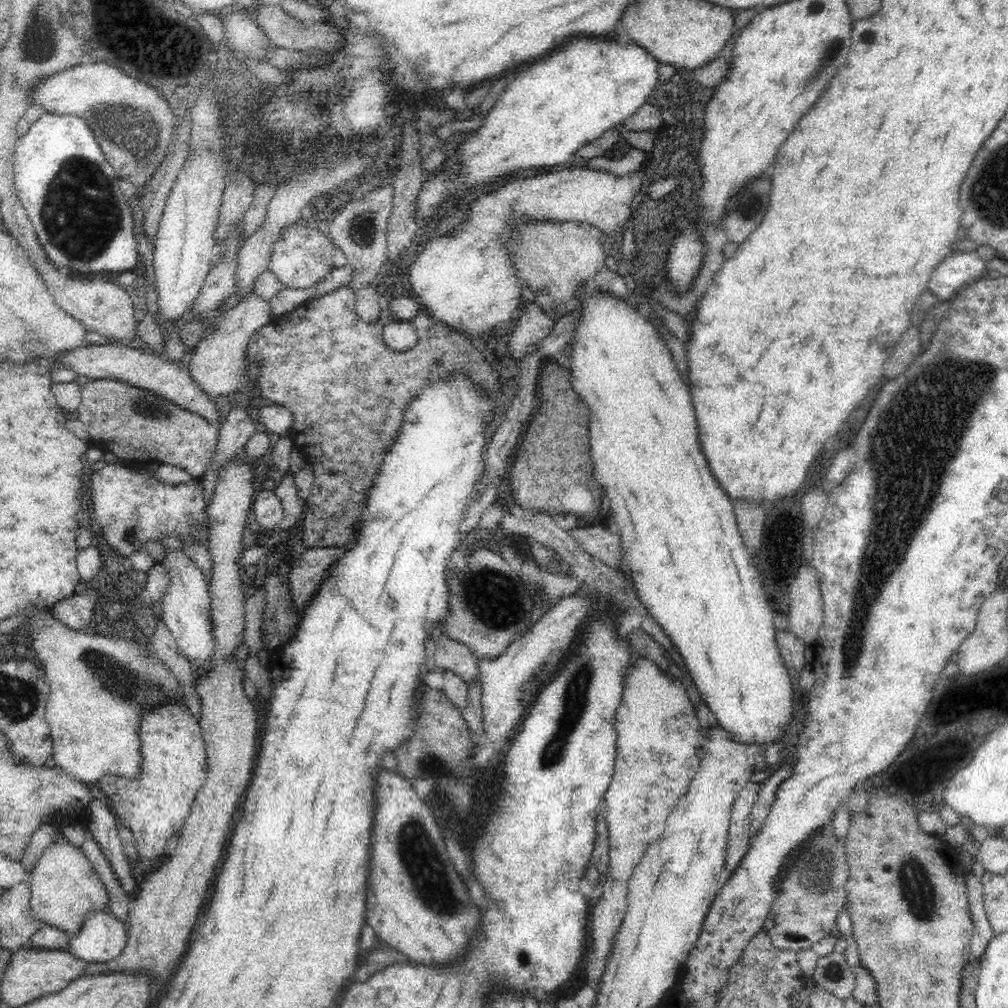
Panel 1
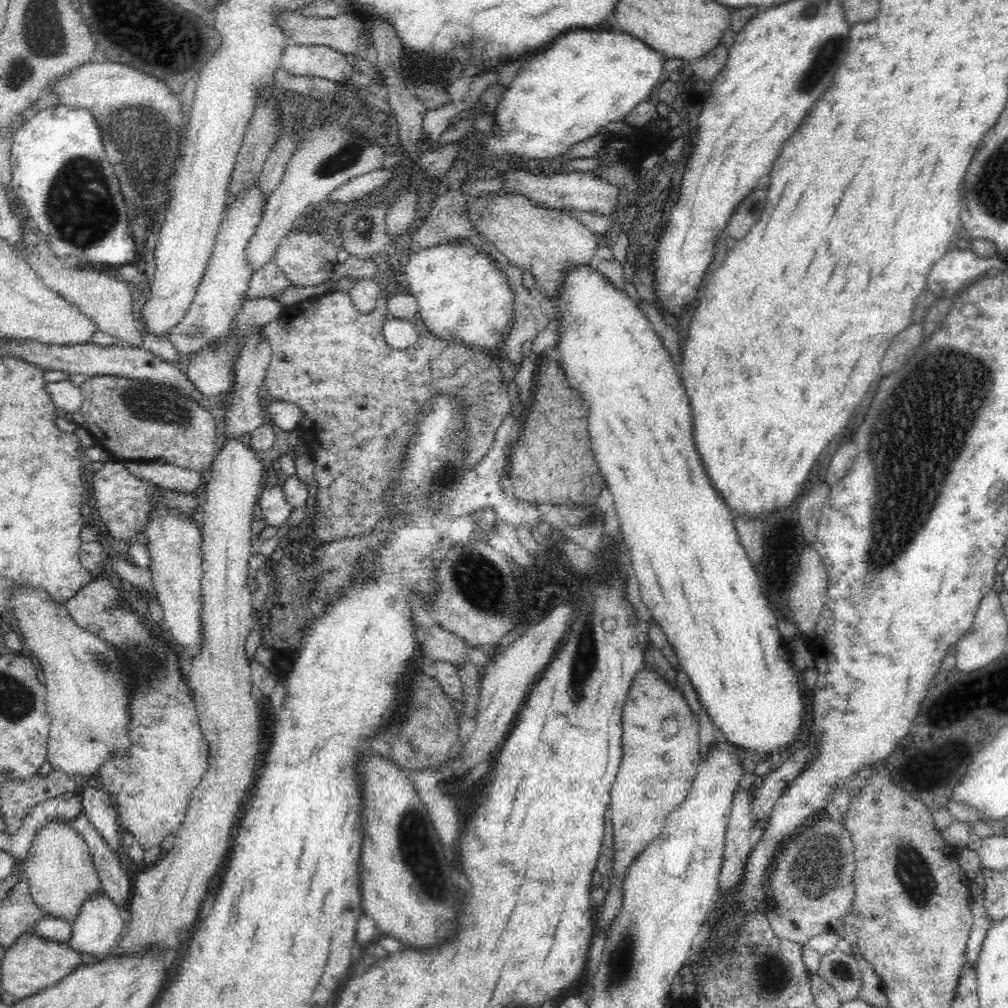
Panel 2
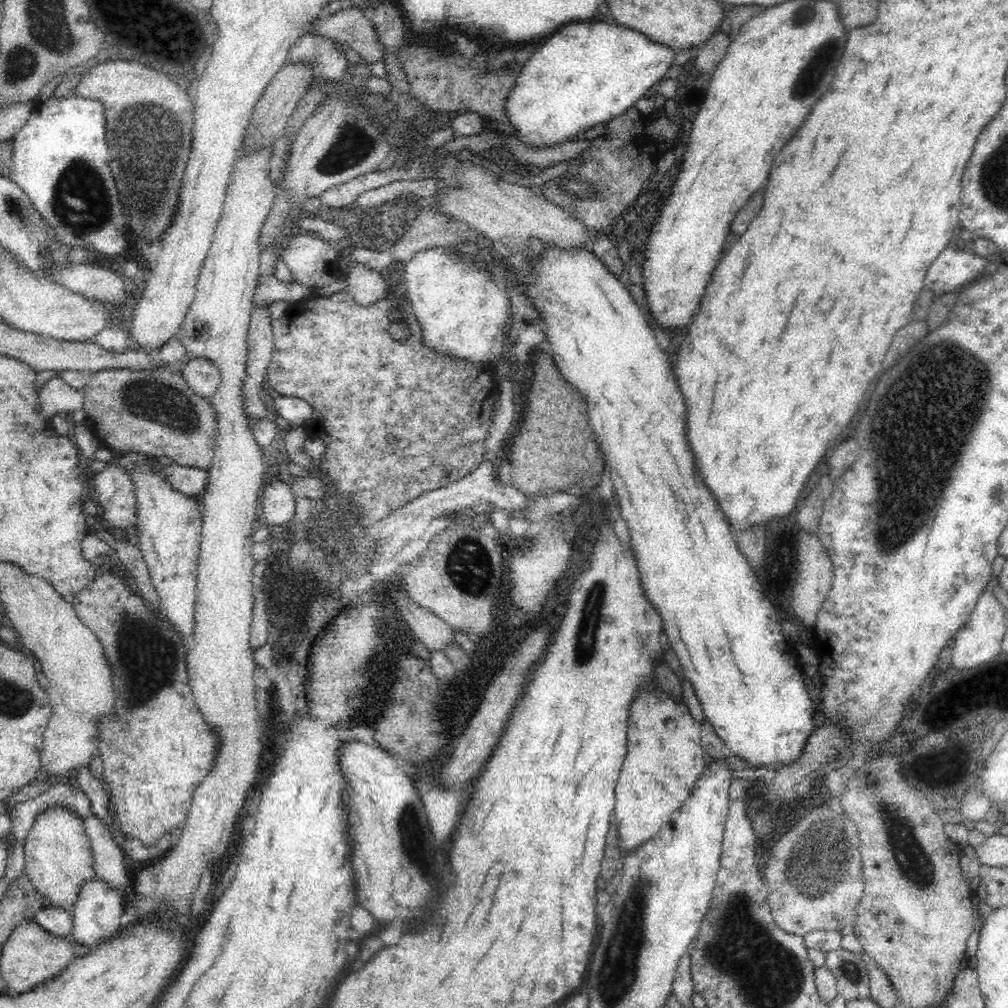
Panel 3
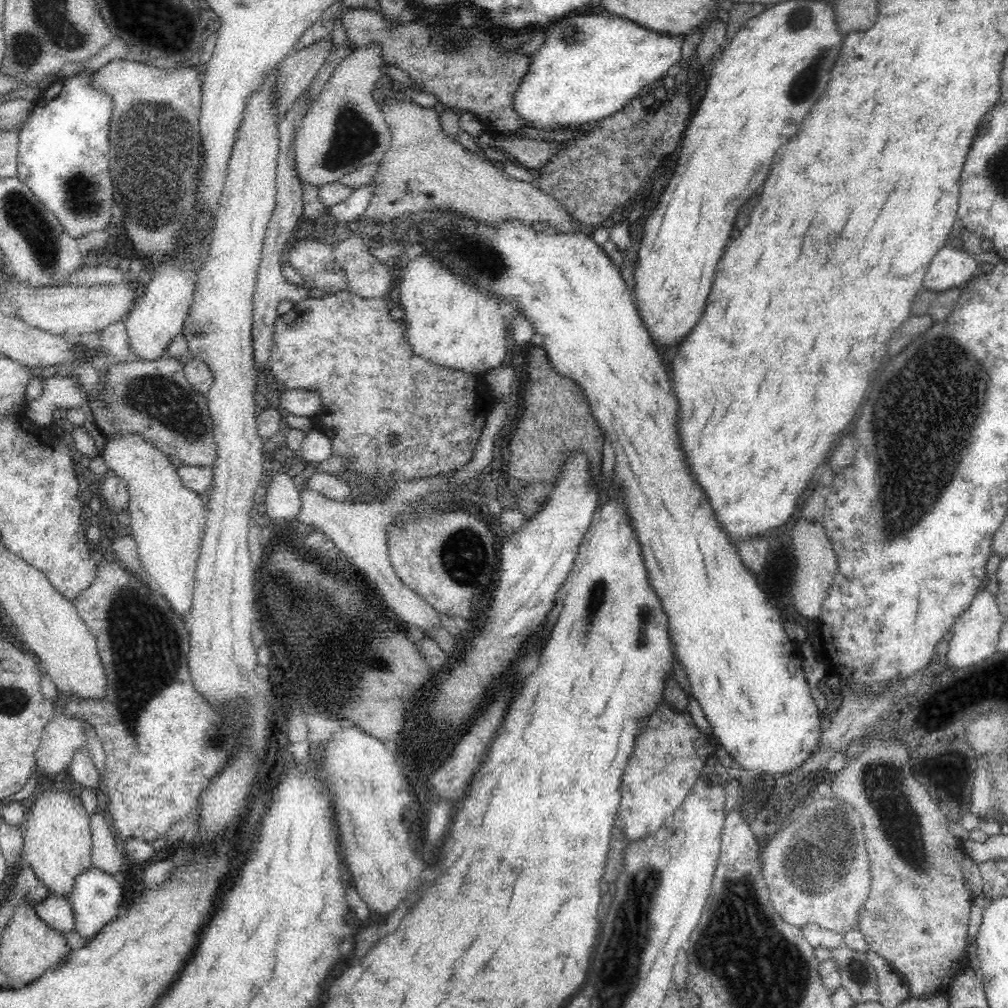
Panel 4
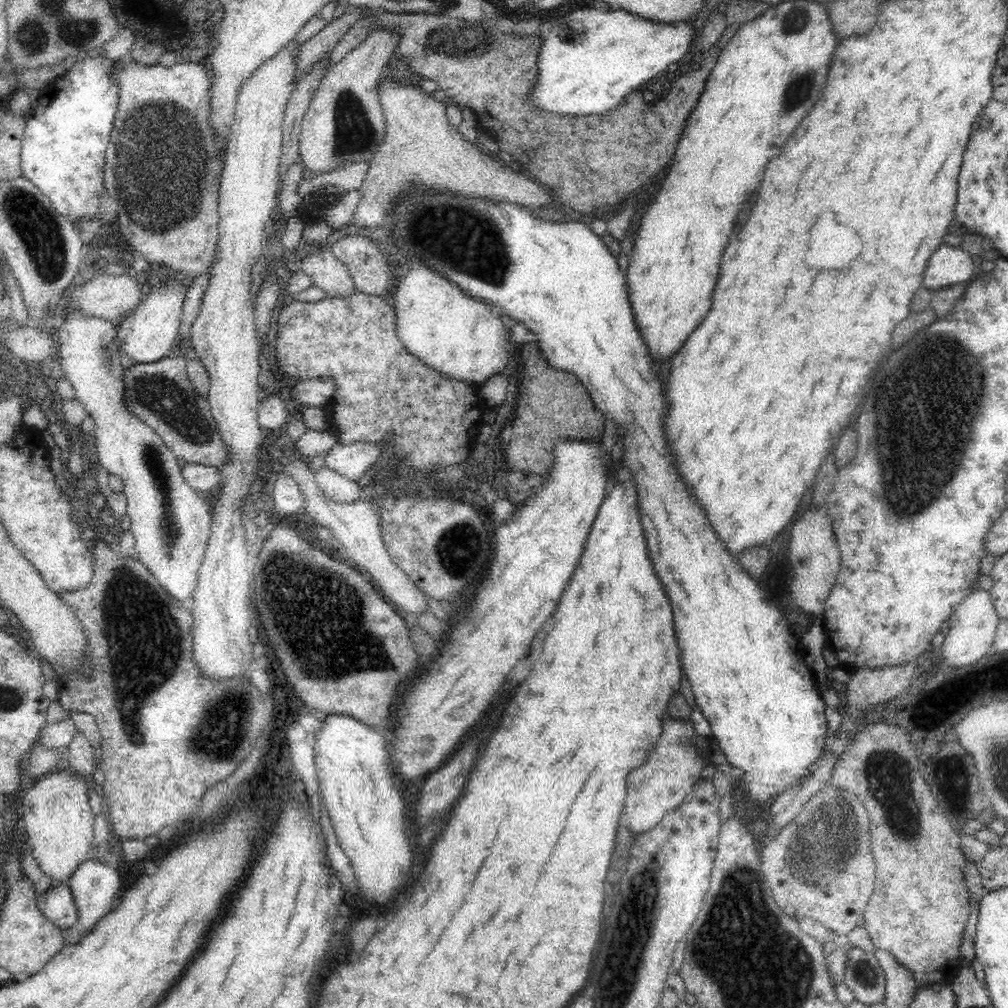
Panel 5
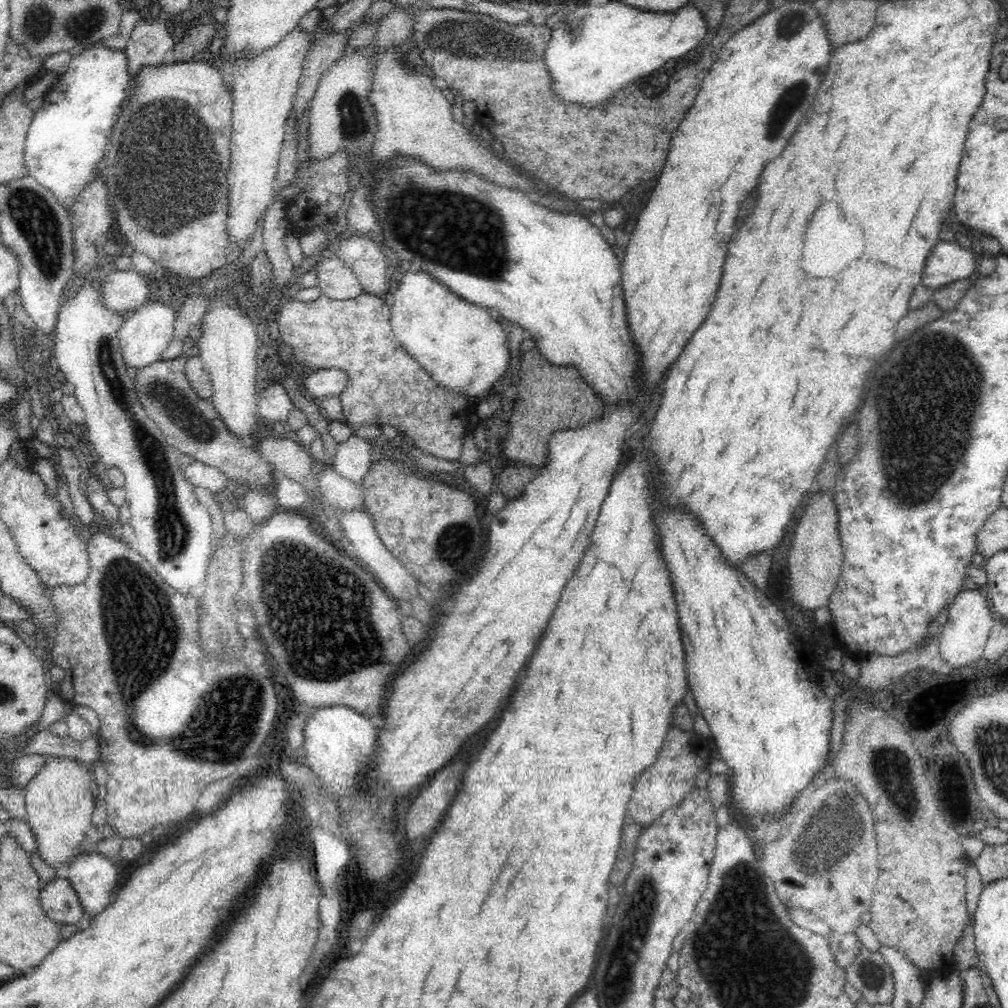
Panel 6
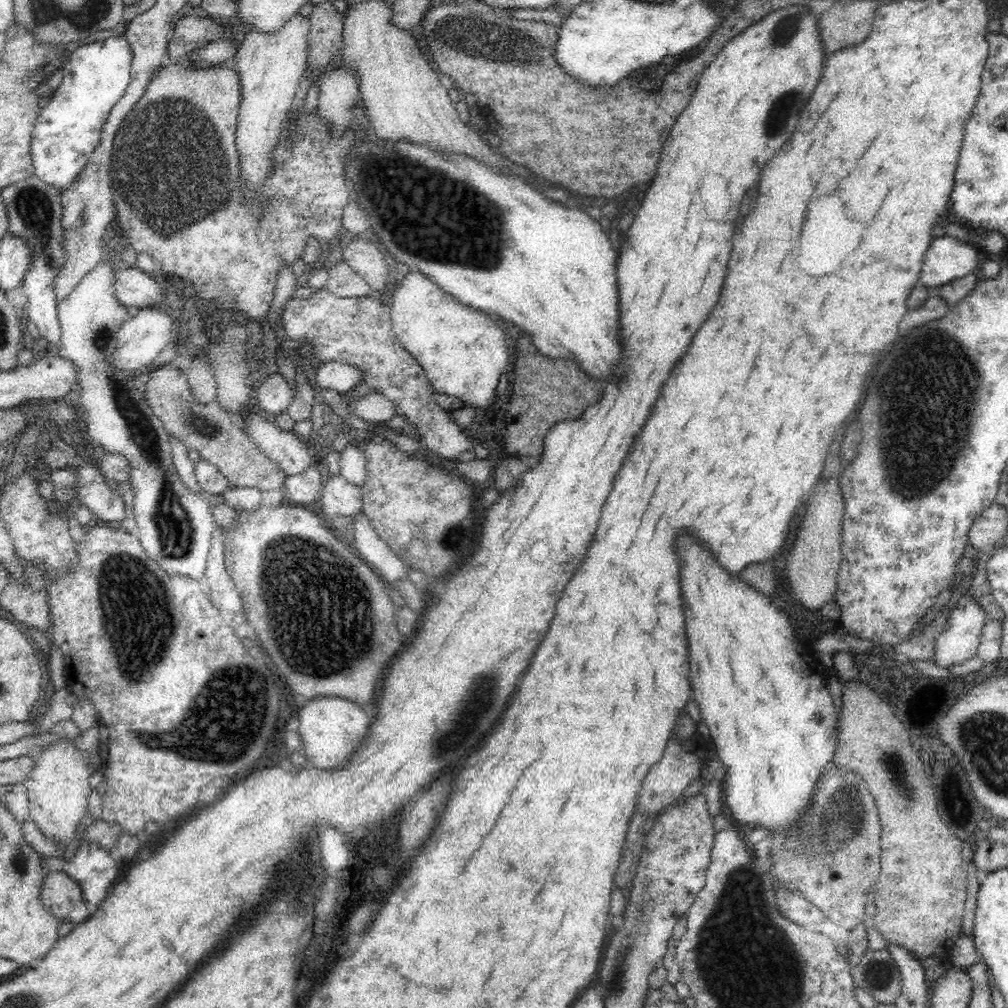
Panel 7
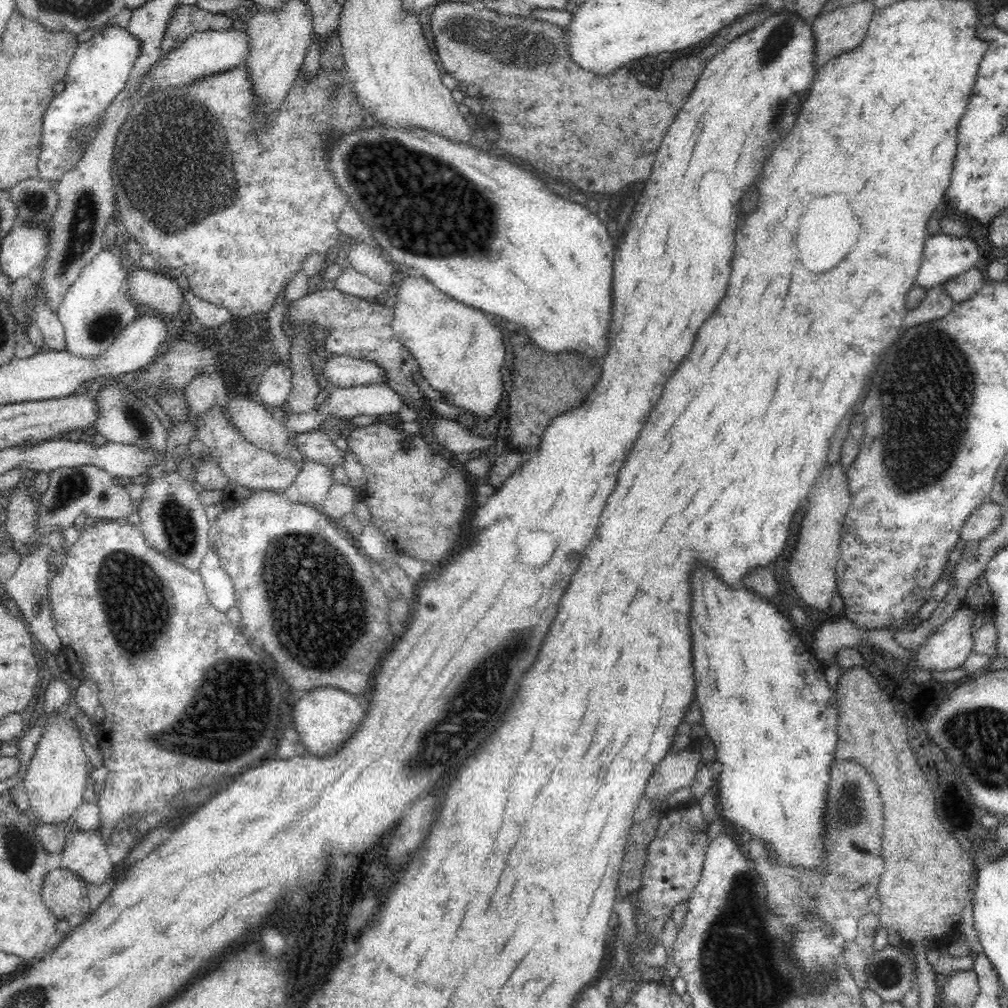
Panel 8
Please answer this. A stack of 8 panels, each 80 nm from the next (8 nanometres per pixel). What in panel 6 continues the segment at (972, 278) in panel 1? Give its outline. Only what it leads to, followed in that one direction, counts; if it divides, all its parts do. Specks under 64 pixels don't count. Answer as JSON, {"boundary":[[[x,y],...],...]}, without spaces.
{"boundary":[[[940,241],[928,255],[921,282],[938,289],[967,279],[976,270],[976,260],[965,242]]]}

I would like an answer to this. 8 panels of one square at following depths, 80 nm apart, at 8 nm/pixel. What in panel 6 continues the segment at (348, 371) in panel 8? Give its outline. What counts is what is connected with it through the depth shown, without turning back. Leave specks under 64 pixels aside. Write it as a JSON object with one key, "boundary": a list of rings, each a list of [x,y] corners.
{"boundary":[[[322,370],[306,377],[302,384],[306,394],[319,404],[323,398],[336,396],[346,388],[346,374],[338,370]]]}

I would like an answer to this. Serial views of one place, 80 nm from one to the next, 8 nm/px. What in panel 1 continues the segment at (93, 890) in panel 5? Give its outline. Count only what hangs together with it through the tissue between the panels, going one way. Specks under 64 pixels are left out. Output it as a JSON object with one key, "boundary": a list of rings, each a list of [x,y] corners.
{"boundary":[[[105,912],[88,914],[82,928],[69,939],[68,951],[87,964],[117,959],[127,945],[127,925]]]}

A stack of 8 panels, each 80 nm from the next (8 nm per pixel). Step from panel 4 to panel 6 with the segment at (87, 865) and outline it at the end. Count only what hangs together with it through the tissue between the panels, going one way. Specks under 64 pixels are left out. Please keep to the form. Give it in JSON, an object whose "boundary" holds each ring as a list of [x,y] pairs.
{"boundary":[[[70,758],[48,759],[42,770],[36,774],[25,788],[26,817],[25,821],[35,837],[40,859],[65,874],[68,866],[83,853],[77,850],[84,842],[88,830],[92,827],[95,804],[90,791],[93,779],[89,767]]]}

